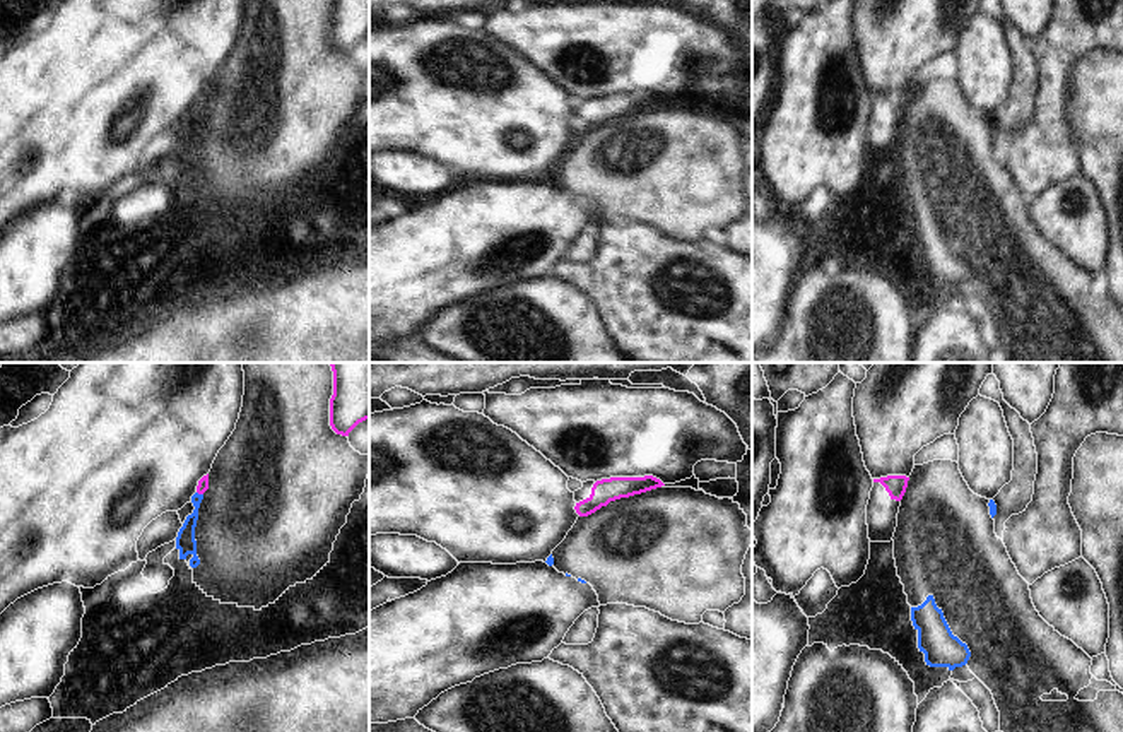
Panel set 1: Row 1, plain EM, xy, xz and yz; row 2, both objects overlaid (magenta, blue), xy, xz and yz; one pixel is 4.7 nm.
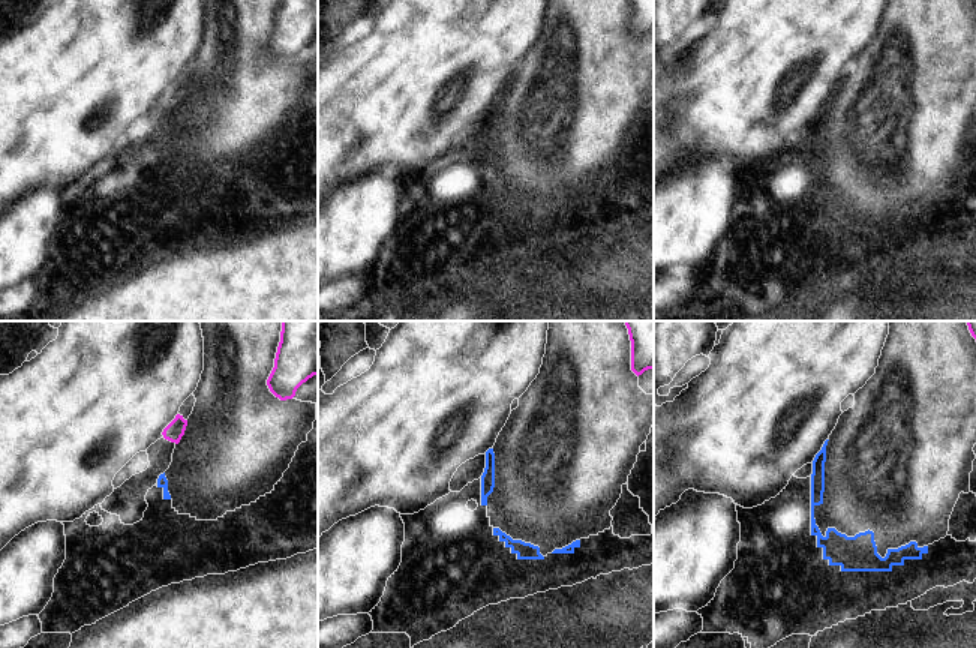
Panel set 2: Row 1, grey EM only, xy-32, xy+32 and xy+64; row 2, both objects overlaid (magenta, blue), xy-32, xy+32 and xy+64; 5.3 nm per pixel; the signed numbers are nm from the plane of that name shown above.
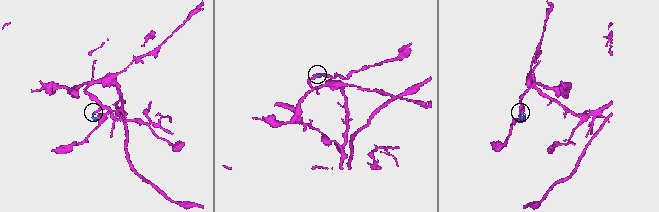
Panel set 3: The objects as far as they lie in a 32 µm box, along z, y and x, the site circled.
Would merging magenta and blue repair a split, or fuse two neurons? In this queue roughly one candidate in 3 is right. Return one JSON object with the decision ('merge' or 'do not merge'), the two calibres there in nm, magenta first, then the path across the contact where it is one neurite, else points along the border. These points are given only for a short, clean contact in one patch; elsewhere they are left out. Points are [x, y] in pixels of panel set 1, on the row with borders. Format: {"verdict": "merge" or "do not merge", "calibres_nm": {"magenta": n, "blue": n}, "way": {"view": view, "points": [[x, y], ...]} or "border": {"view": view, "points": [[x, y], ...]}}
{"verdict": "do not merge", "calibres_nm": {"magenta": 50, "blue": 90}, "border": {"view": "xy", "points": [[197, 491], [202, 495]]}}

